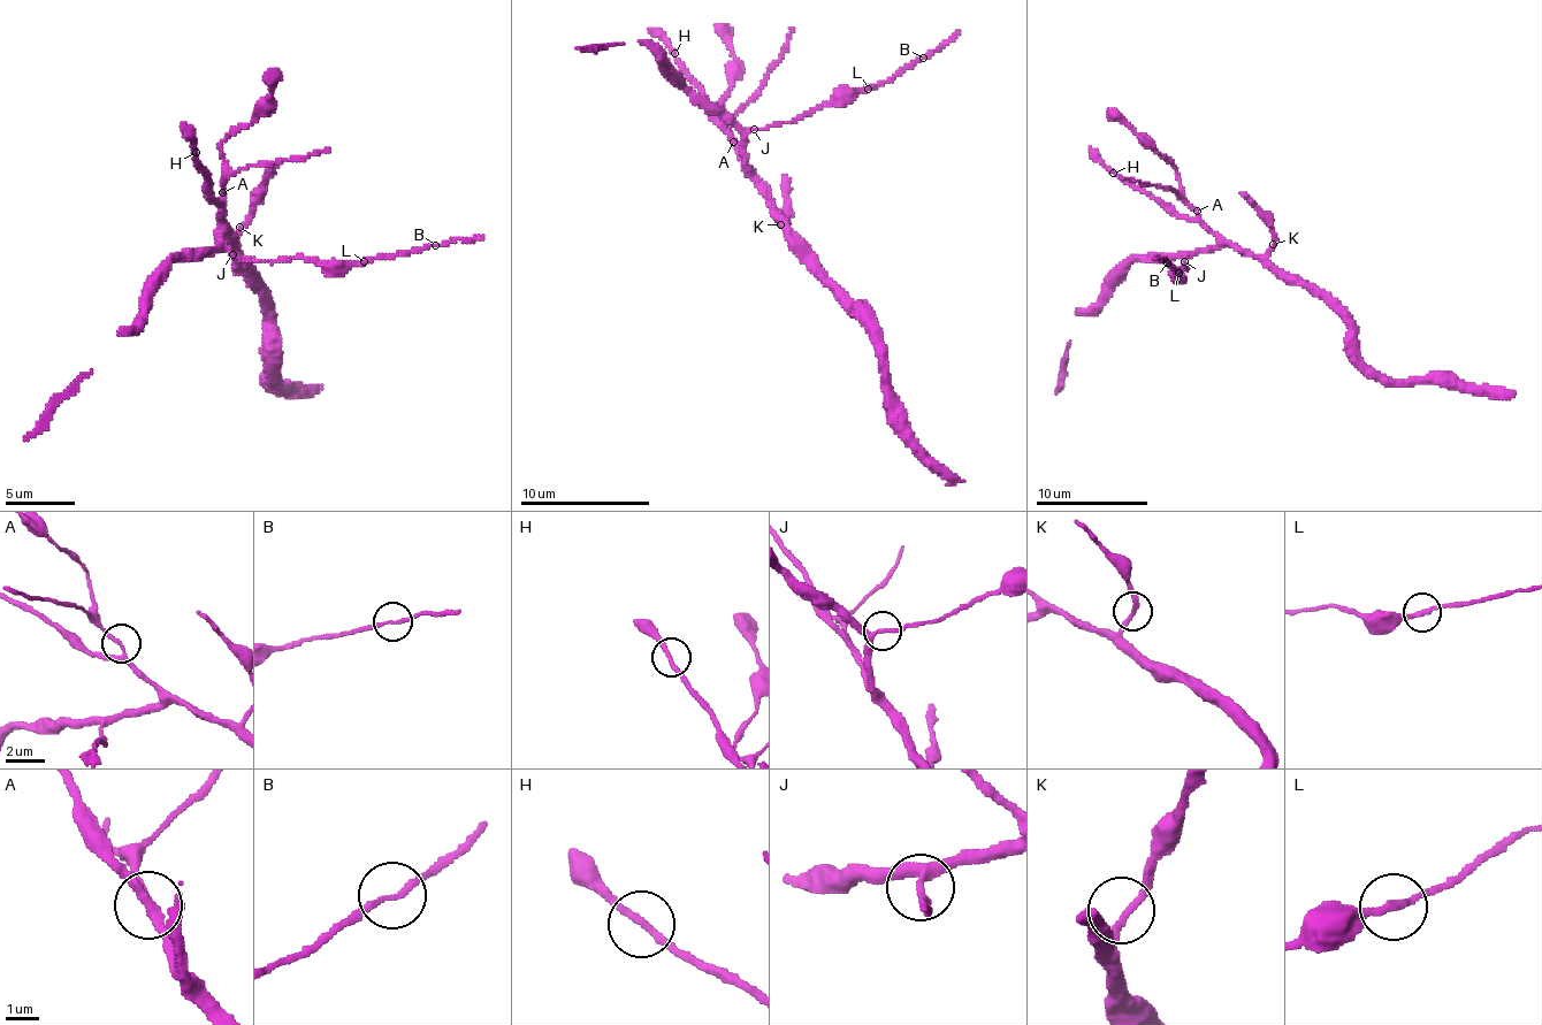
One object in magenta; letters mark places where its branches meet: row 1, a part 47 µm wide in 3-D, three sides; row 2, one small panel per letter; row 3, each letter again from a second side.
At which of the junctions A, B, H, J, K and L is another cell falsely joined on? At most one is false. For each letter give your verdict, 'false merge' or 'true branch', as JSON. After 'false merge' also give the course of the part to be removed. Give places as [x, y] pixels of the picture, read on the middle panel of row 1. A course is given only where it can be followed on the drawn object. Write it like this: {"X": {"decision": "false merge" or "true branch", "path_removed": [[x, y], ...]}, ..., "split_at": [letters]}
{"A": {"decision": "true branch"}, "B": {"decision": "true branch"}, "H": {"decision": "true branch"}, "J": {"decision": "true branch"}, "K": {"decision": "true branch"}, "L": {"decision": "true branch"}, "split_at": []}

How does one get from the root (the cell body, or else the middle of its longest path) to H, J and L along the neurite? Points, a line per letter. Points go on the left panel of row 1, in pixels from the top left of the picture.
H: (229, 243), (233, 239), (223, 221), (224, 208), (211, 196), (210, 184), (198, 165), (196, 152)
J: (229, 243), (224, 234), (220, 234), (220, 243), (233, 254)
L: (229, 243), (224, 234), (220, 234), (220, 243), (236, 258), (251, 261), (297, 258), (364, 261)

